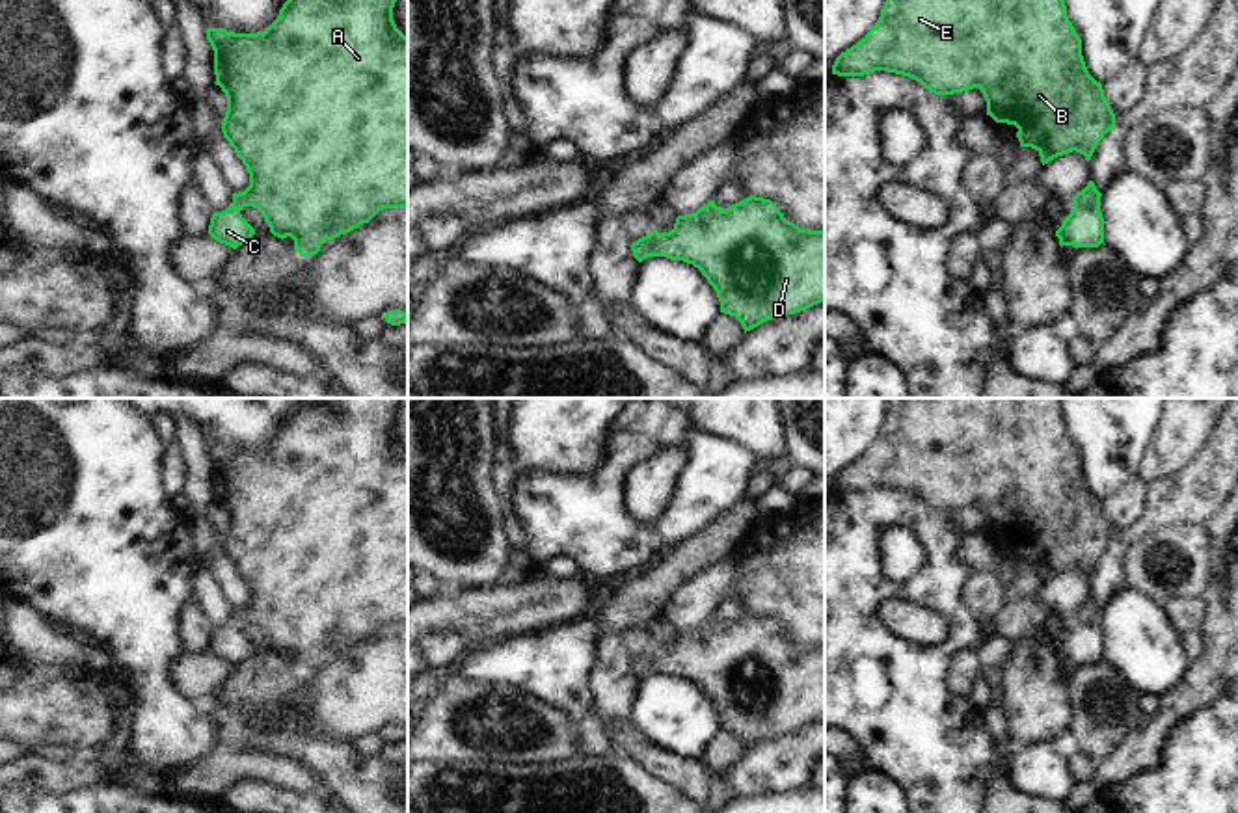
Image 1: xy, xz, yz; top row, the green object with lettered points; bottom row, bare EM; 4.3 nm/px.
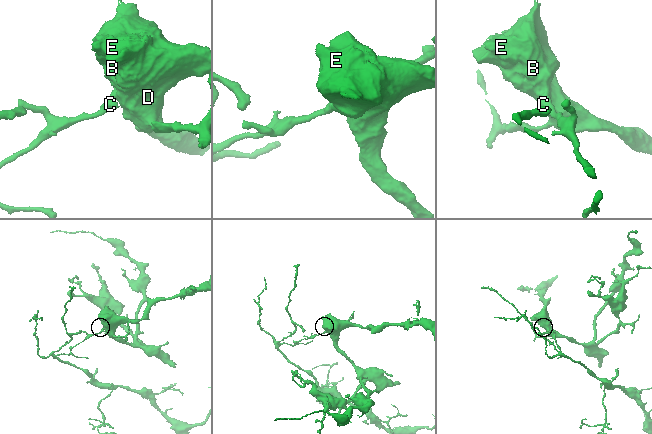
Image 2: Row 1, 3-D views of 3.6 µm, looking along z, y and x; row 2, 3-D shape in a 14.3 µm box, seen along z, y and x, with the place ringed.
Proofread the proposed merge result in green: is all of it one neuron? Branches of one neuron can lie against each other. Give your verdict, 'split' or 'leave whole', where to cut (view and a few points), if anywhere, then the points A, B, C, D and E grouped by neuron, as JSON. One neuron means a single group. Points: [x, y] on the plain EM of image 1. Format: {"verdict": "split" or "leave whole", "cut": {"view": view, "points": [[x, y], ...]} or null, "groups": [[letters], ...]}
{"verdict": "split", "cut": {"view": "yz", "points": [[1075, 622], [1099, 624]]}, "groups": [["A", "B", "D", "E"], ["C"]]}

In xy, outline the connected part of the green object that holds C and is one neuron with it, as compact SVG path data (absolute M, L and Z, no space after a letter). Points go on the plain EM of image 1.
M229 623L214 629L209 642L209 651L233 666L251 657L255 646L242 634L240 625Z

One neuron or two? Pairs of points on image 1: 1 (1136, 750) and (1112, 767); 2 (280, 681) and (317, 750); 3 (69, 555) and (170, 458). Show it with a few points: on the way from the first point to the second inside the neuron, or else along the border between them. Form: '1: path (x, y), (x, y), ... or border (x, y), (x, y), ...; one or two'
1: path (1130, 756), (1117, 767); one
2: path (250, 711), (242, 719), (244, 728), (287, 739); one
3: border (161, 449), (159, 486), (170, 497); two

